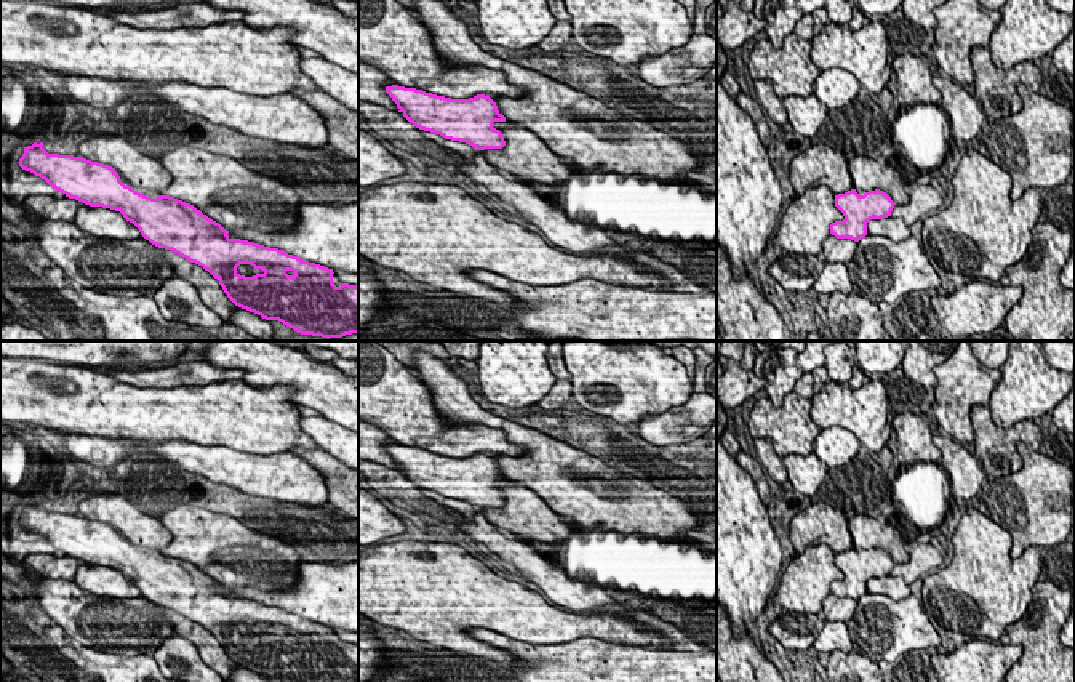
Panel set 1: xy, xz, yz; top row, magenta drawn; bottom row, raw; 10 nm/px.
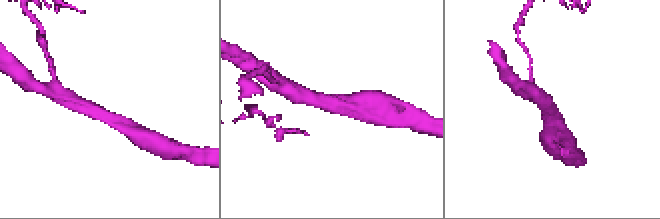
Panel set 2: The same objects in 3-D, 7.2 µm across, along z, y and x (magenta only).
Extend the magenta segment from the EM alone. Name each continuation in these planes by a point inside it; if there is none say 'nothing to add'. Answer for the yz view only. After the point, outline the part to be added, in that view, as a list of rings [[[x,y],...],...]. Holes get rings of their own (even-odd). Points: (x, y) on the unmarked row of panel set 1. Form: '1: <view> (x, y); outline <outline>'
nothing to add

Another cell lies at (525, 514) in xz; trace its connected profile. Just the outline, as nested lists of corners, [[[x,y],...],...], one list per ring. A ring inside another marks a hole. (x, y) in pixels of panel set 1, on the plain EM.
[[[509,480],[501,488],[506,504],[502,507],[478,509],[488,522],[520,535],[525,541],[541,541],[558,544],[568,540],[571,528],[553,512],[547,503],[539,498],[520,480]]]

